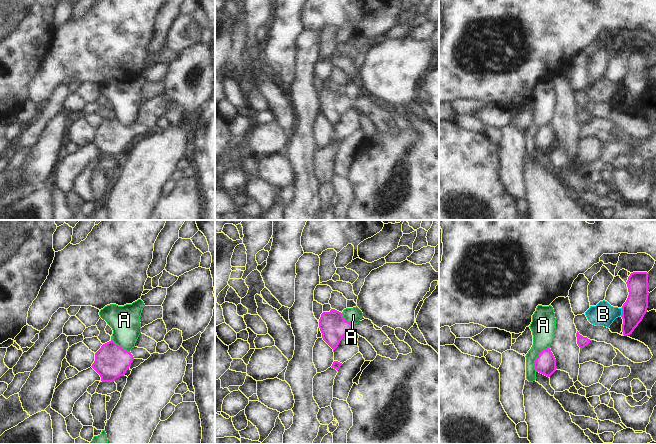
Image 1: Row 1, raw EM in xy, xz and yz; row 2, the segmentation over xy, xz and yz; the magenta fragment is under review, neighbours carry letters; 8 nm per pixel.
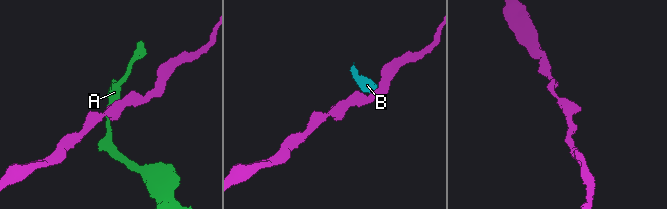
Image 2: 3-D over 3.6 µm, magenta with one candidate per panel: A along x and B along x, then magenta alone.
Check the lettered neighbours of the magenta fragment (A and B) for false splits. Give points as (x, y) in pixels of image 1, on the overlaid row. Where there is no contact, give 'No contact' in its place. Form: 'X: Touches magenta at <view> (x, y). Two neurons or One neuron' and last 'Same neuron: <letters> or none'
A: Touches magenta at yz (536, 358). Two neurons
B: Touches magenta at yz (622, 312). Two neurons
Same neuron: none

